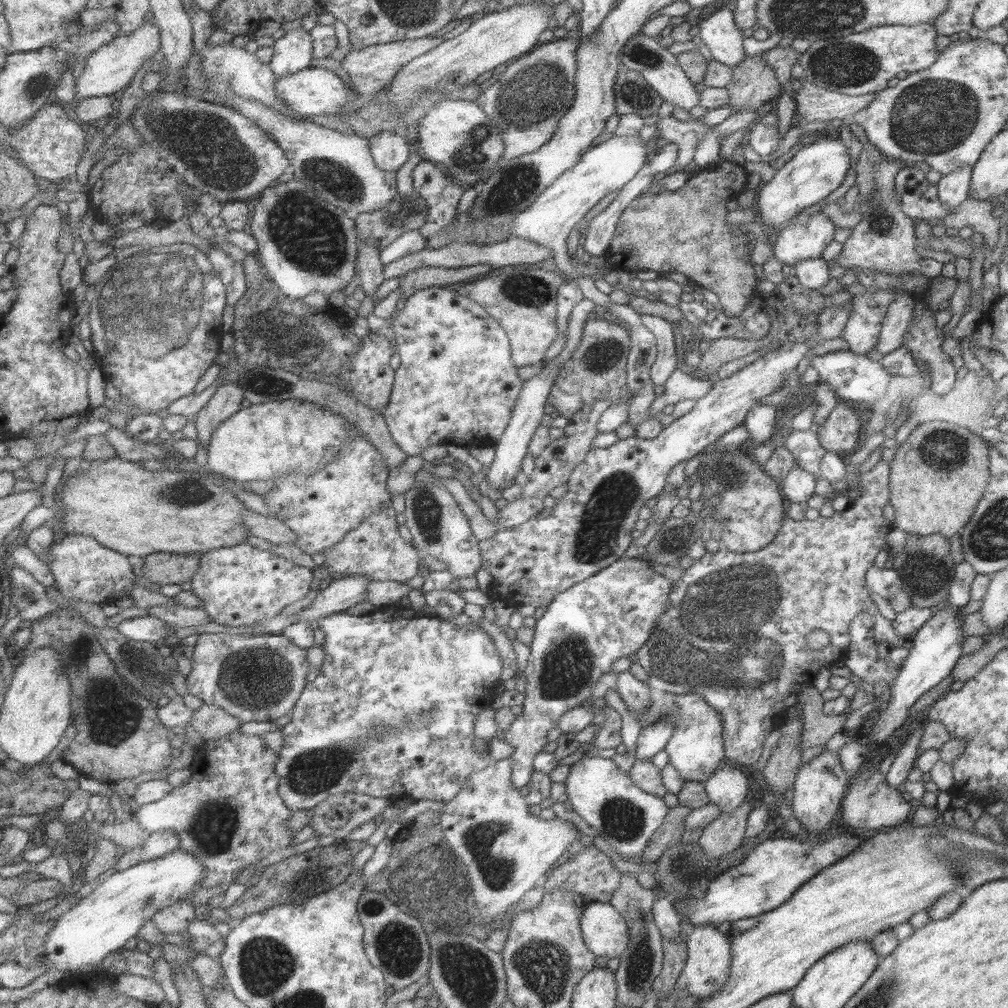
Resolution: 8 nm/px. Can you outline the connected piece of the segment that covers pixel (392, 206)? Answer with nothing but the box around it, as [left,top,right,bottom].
[354,190,429,251]

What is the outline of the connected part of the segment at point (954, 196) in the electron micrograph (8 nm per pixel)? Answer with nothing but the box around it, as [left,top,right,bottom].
[937,165,971,209]

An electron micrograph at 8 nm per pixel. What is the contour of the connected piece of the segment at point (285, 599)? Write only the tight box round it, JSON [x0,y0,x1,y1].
[191,543,317,626]

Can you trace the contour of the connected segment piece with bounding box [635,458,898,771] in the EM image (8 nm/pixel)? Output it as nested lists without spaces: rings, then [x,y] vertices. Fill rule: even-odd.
[[[880,458],[879,461],[868,471],[860,472],[858,474],[845,473],[845,482],[848,487],[852,484],[859,484],[861,492],[859,498],[849,503],[849,506],[841,511],[834,512],[831,517],[825,518],[817,517],[814,520],[802,519],[801,521],[793,521],[783,515],[781,527],[777,531],[777,535],[769,544],[755,552],[731,552],[727,548],[719,548],[717,552],[710,553],[706,551],[699,559],[693,562],[688,568],[685,569],[683,575],[677,580],[672,582],[671,591],[667,595],[667,607],[665,611],[657,617],[657,623],[653,627],[653,634],[649,635],[649,640],[645,641],[644,646],[636,652],[636,661],[641,665],[641,668],[647,672],[646,684],[651,691],[674,693],[676,691],[681,694],[692,693],[699,696],[710,708],[713,708],[722,721],[722,741],[723,741],[723,755],[730,765],[739,765],[752,771],[757,759],[761,755],[761,749],[765,737],[785,720],[786,708],[783,705],[783,699],[793,694],[796,695],[803,688],[809,686],[815,678],[815,674],[819,671],[821,665],[831,666],[835,662],[842,660],[848,651],[849,646],[849,622],[859,614],[859,612],[867,612],[872,616],[872,634],[871,636],[875,641],[886,641],[890,646],[895,646],[897,643],[897,636],[894,634],[891,621],[884,618],[871,598],[869,591],[865,586],[865,570],[873,565],[873,560],[879,550],[885,549],[885,539],[887,533],[891,531],[893,522],[887,520],[883,516],[882,510],[889,502],[890,491],[888,490],[890,466],[887,460]],[[821,629],[829,635],[829,644],[821,650],[813,650],[807,646],[805,637],[811,630]]]

